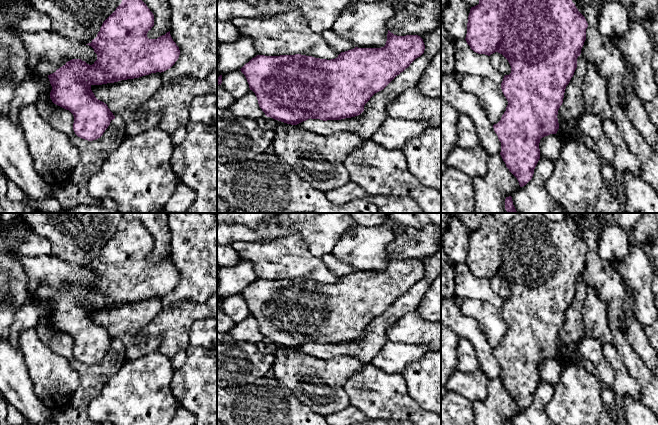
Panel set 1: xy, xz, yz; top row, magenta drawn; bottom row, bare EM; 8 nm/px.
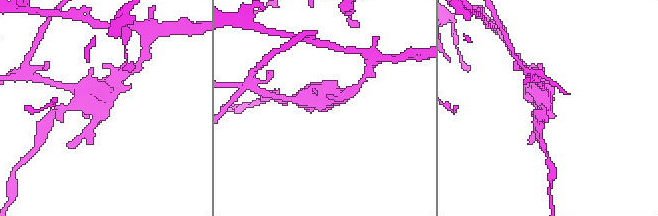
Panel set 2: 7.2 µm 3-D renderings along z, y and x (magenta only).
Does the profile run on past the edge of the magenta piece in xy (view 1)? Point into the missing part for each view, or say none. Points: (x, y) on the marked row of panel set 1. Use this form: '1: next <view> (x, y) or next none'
1: next none

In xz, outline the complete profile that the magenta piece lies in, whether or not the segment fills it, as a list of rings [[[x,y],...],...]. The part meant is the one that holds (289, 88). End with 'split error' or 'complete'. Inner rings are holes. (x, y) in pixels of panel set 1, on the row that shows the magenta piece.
[[[388,30],[386,44],[381,48],[355,47],[331,60],[301,54],[257,55],[240,70],[267,117],[297,125],[310,118],[327,121],[360,115],[370,98],[408,68],[424,50],[420,36],[397,36]]]; complete

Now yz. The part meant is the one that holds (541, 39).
[[[479,0],[479,4],[471,7],[468,16],[466,42],[471,50],[478,54],[491,54],[498,52],[502,54],[511,66],[511,73],[505,75],[501,83],[501,89],[508,101],[506,111],[501,117],[501,120],[493,125],[494,131],[501,142],[500,155],[506,164],[509,171],[517,178],[520,187],[525,186],[533,177],[534,169],[540,159],[540,140],[550,134],[556,134],[559,129],[558,110],[563,103],[566,86],[569,84],[574,72],[577,68],[577,58],[581,54],[581,49],[586,40],[586,29],[588,23],[585,17],[578,11],[572,0]]]; complete

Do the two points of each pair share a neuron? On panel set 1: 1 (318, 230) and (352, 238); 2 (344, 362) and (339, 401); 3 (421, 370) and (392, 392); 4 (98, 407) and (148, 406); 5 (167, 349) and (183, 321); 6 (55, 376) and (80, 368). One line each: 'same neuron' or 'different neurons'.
1: different neurons
2: same neuron
3: different neurons
4: same neuron
5: same neuron
6: different neurons

